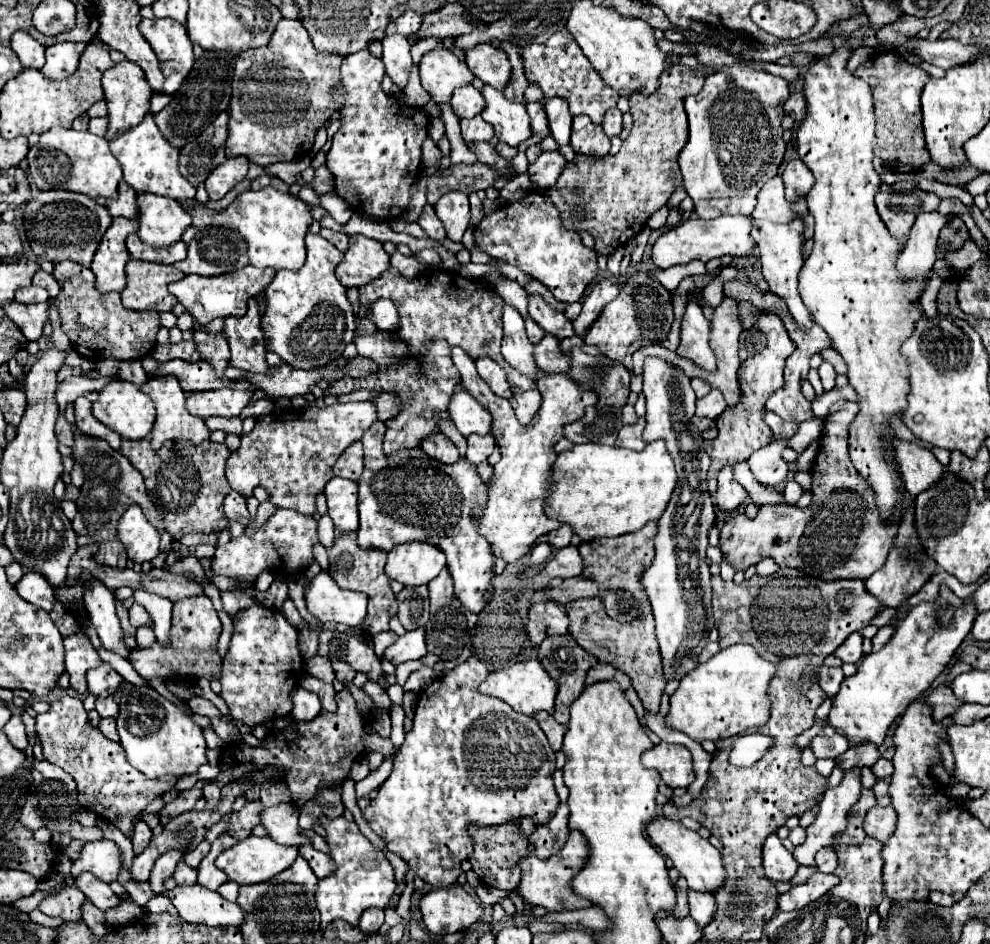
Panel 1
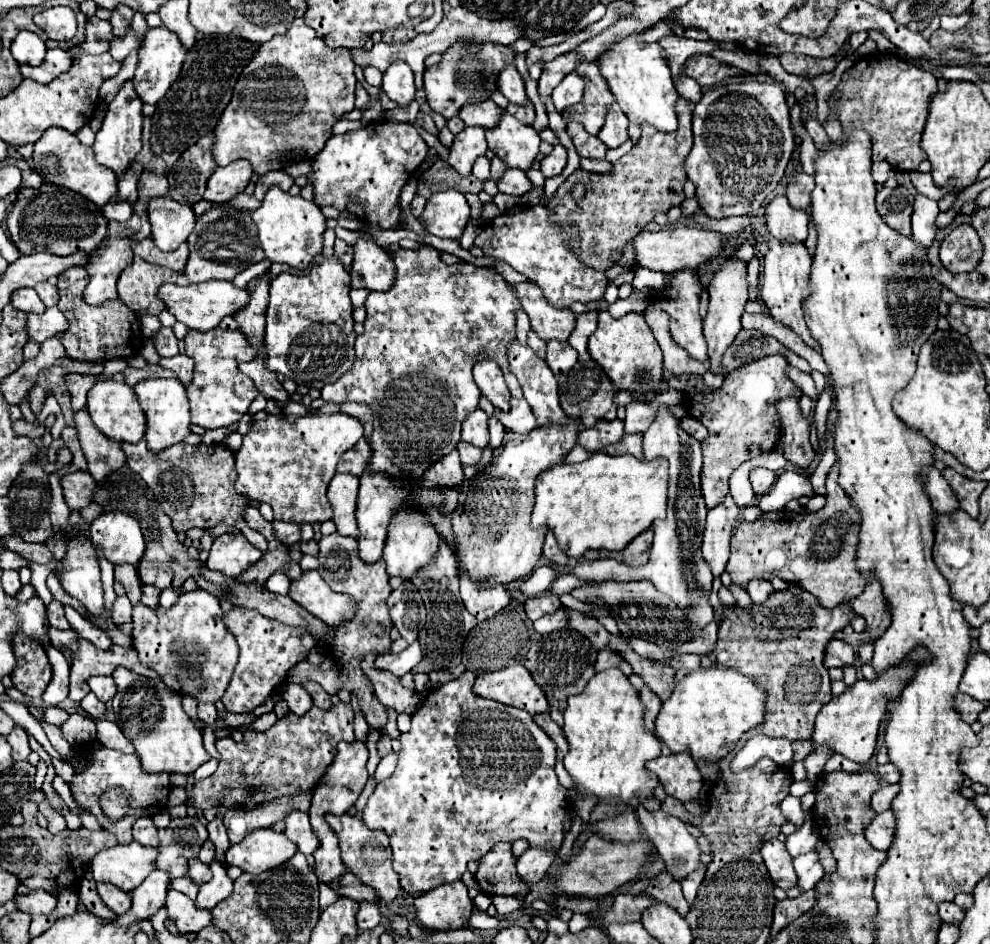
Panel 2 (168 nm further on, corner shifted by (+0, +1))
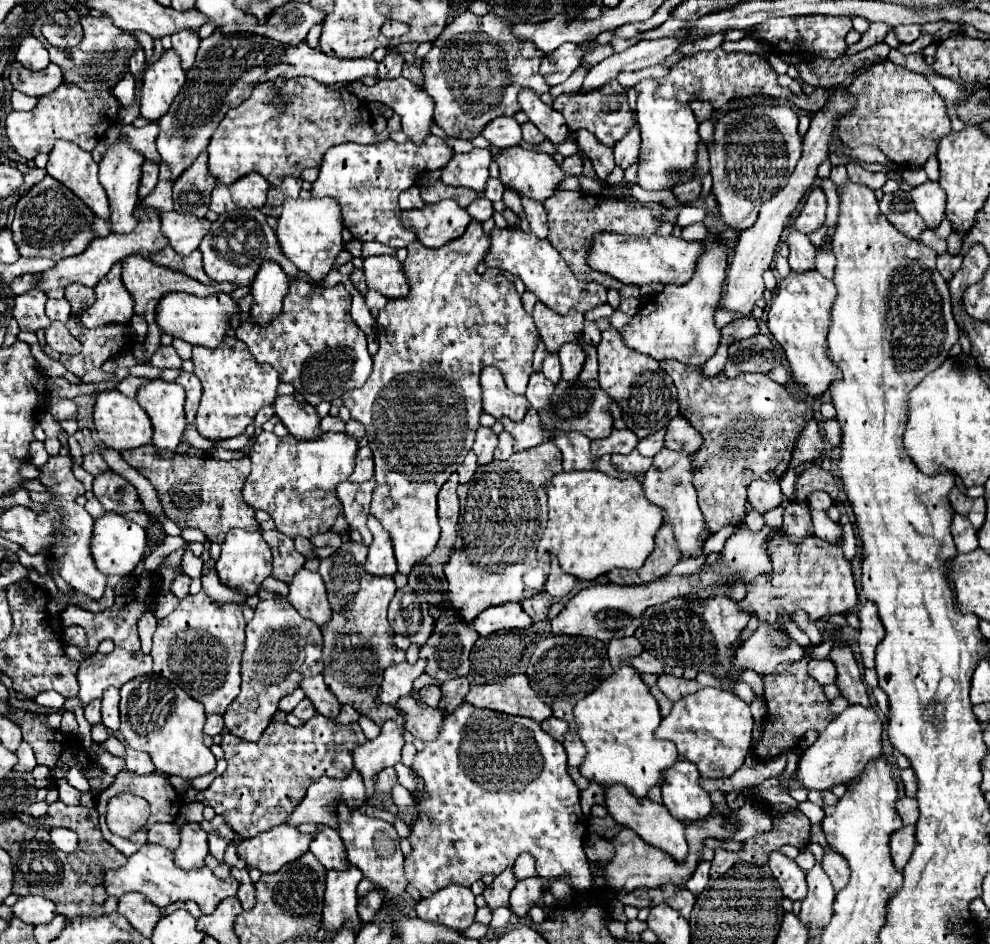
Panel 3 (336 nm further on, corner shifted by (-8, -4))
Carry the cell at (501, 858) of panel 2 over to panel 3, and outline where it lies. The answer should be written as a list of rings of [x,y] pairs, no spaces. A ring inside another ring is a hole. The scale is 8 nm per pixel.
[[[508,868],[508,870],[504,870],[504,874],[496,876],[492,886],[488,886],[482,894],[488,908],[496,910],[500,906],[508,906],[508,898],[510,898],[510,892],[512,892],[514,884],[516,884],[516,878],[514,878],[512,868]]]

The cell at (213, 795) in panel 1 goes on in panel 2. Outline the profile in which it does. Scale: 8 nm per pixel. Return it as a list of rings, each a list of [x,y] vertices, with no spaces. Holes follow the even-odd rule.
[[[216,815],[212,821],[206,823],[208,833],[210,833],[210,841],[216,845],[216,855],[224,855],[226,849],[230,847],[230,841],[226,837],[226,827],[222,823],[222,815]]]

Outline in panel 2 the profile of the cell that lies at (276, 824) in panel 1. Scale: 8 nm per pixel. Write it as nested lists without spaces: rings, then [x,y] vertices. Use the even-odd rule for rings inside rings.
[[[290,811],[284,817],[284,823],[286,823],[284,835],[292,843],[296,843],[304,855],[310,855],[310,853],[314,853],[318,849],[320,843],[316,839],[316,835],[312,833],[312,827],[310,827],[310,821],[308,821],[308,813],[304,813],[304,811]]]

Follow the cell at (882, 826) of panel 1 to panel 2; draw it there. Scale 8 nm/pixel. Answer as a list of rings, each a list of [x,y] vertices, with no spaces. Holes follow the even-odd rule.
[[[882,811],[878,813],[872,823],[868,825],[868,829],[864,831],[868,843],[874,847],[874,849],[880,849],[880,851],[888,851],[888,845],[892,841],[892,829],[894,829],[894,817],[892,817],[892,811]]]

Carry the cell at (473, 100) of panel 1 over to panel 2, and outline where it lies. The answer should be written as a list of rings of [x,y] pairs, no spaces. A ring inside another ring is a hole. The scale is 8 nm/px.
[[[486,99],[472,105],[464,105],[458,115],[466,125],[488,127],[488,125],[496,125],[496,119],[500,117],[500,107],[492,99]]]

